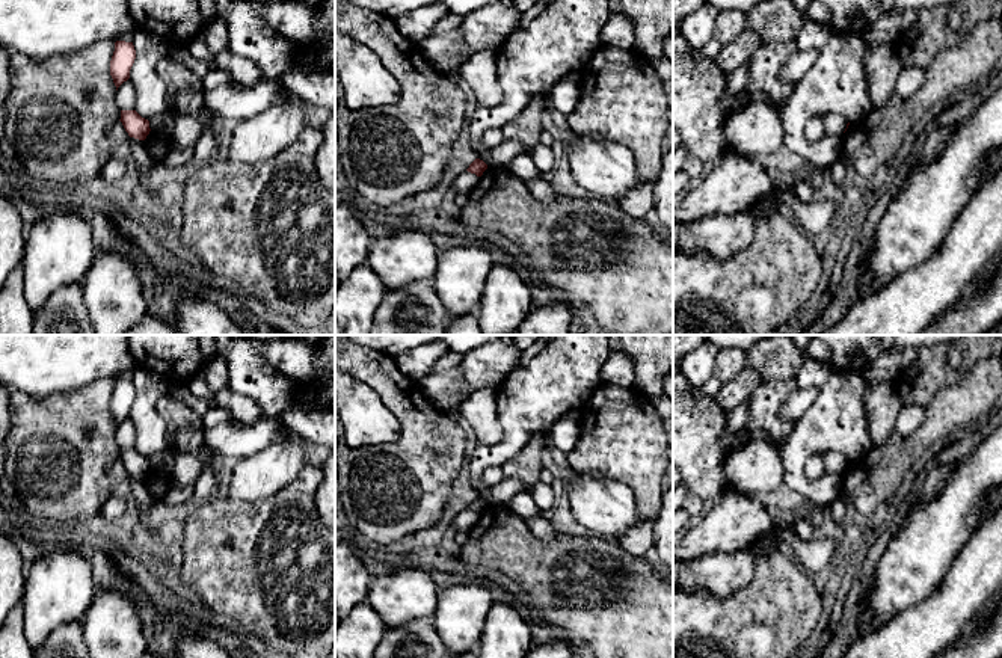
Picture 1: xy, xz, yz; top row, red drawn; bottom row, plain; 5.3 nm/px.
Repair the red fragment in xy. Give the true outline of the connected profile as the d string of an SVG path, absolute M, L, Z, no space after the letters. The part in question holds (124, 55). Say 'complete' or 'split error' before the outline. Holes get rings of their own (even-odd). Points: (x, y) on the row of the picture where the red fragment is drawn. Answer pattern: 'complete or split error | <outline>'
complete | M116 41L115 51L110 60L110 75L118 88L130 78L130 69L136 59L133 42Z

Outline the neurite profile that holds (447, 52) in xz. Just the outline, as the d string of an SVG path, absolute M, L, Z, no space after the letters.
M460 29L427 36L418 42L418 47L424 59L445 74L459 69L469 57Z

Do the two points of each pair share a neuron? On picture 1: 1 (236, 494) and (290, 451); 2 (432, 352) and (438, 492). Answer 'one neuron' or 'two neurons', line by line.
1: one neuron
2: two neurons

